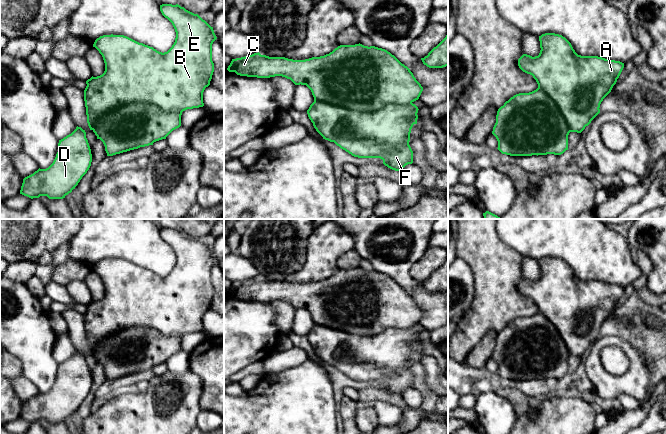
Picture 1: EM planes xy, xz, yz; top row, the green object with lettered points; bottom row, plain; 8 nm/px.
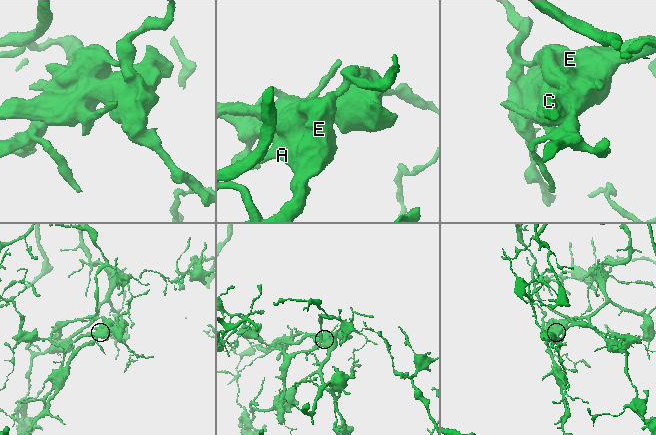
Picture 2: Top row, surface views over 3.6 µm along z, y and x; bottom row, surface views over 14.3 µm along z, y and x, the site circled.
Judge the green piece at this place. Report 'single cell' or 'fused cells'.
single cell

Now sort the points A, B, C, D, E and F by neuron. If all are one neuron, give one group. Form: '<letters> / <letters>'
A B C D E F

